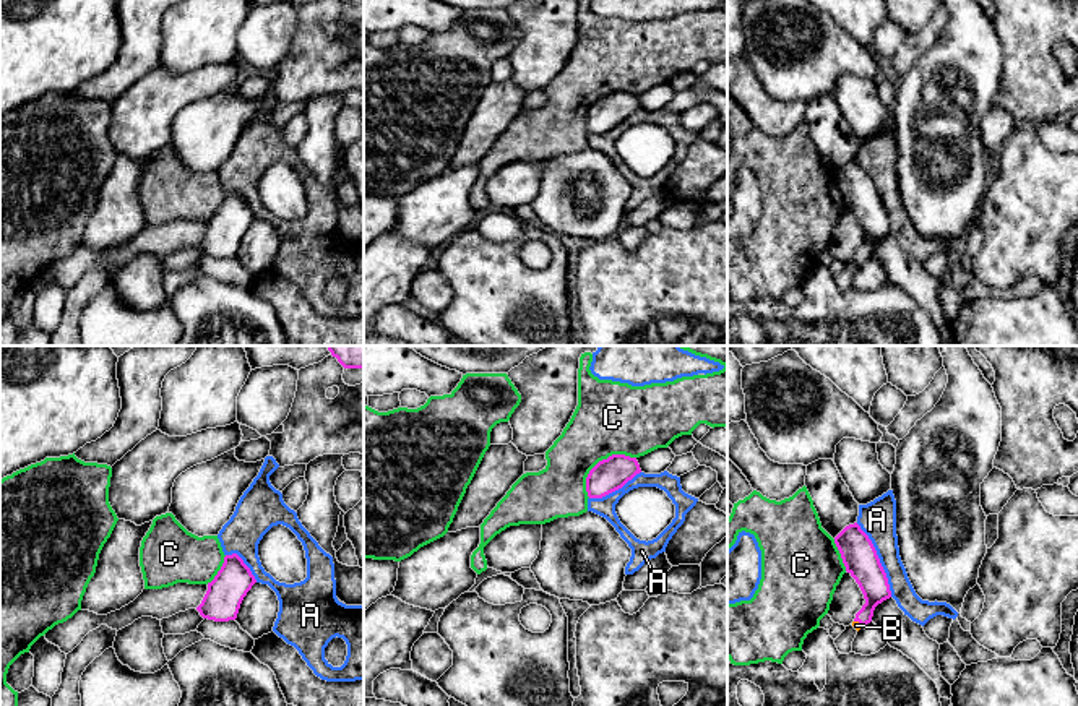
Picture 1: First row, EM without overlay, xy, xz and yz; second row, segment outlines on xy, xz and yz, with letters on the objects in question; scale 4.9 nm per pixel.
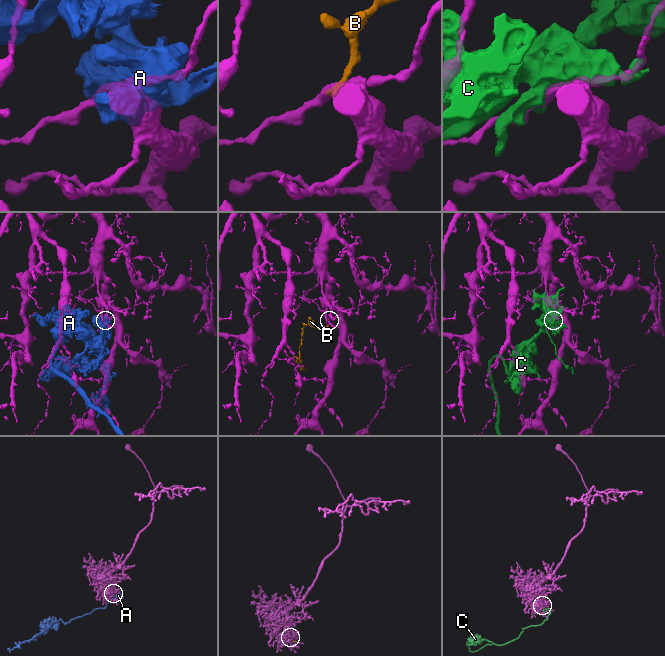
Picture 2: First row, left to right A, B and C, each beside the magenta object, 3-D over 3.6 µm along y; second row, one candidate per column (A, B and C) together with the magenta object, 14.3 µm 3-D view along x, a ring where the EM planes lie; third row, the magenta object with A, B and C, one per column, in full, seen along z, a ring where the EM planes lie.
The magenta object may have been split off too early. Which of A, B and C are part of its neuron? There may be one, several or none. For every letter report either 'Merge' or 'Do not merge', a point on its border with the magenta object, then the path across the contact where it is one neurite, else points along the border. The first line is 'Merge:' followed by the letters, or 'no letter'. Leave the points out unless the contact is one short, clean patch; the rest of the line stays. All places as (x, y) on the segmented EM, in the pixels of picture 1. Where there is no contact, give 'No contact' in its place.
Merge: B
A: Do not merge. Touches magenta at yz (879, 560)
B: Merge. Touches magenta at yz (859, 622). Path across: yz (869, 573), (871, 604), (859, 622), (856, 625)
C: Do not merge. Touches magenta at xz (599, 461)

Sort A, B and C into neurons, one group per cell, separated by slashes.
A / B / C

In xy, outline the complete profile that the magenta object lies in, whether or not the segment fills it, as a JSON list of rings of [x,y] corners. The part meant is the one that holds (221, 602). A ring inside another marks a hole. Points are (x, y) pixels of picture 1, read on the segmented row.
[[[237,553],[226,555],[221,570],[208,583],[208,591],[196,610],[208,620],[235,620],[244,597],[255,583],[250,568]]]

